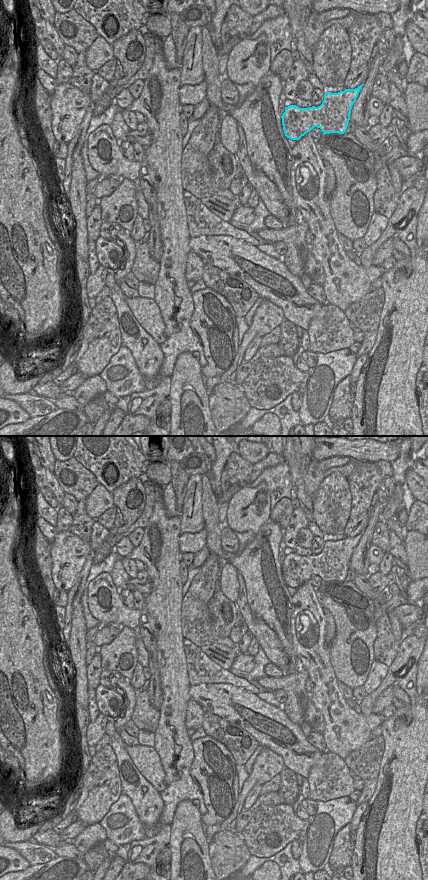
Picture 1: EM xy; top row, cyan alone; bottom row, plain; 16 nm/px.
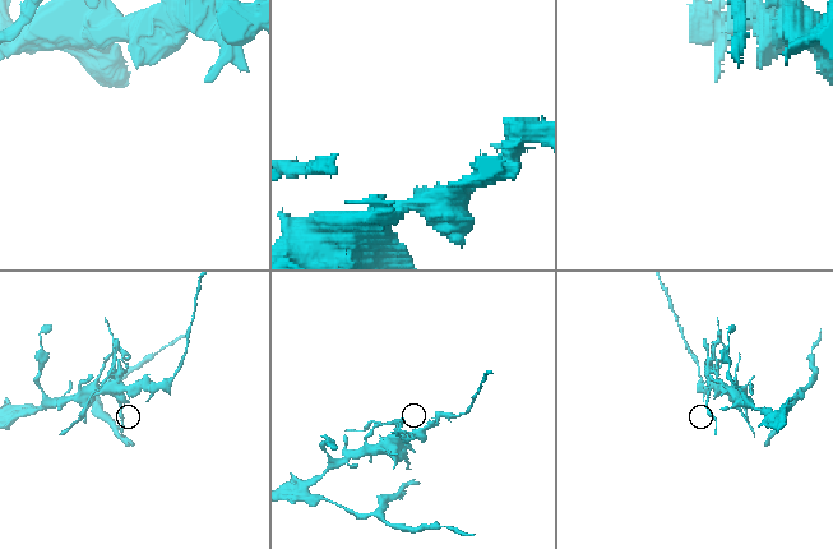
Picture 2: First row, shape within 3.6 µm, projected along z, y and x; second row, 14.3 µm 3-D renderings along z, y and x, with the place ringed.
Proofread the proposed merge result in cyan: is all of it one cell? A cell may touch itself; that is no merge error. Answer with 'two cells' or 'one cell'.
two cells

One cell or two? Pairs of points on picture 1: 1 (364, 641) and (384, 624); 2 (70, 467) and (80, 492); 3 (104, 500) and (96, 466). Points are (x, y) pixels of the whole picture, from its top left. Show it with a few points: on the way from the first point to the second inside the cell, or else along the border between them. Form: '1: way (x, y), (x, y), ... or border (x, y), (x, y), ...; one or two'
1: border (386, 613), (376, 621), (373, 654); two
2: way (76, 473), (80, 486); one
3: border (99, 483), (111, 493); two

